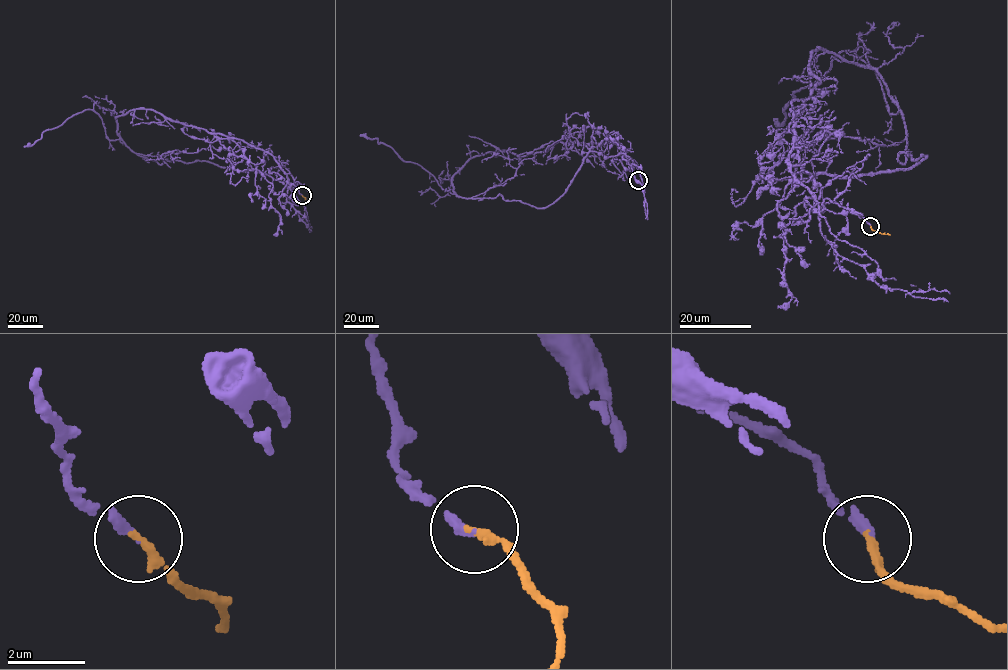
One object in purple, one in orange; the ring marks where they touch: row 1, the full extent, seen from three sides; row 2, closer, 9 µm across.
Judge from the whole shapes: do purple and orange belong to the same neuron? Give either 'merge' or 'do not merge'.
merge

